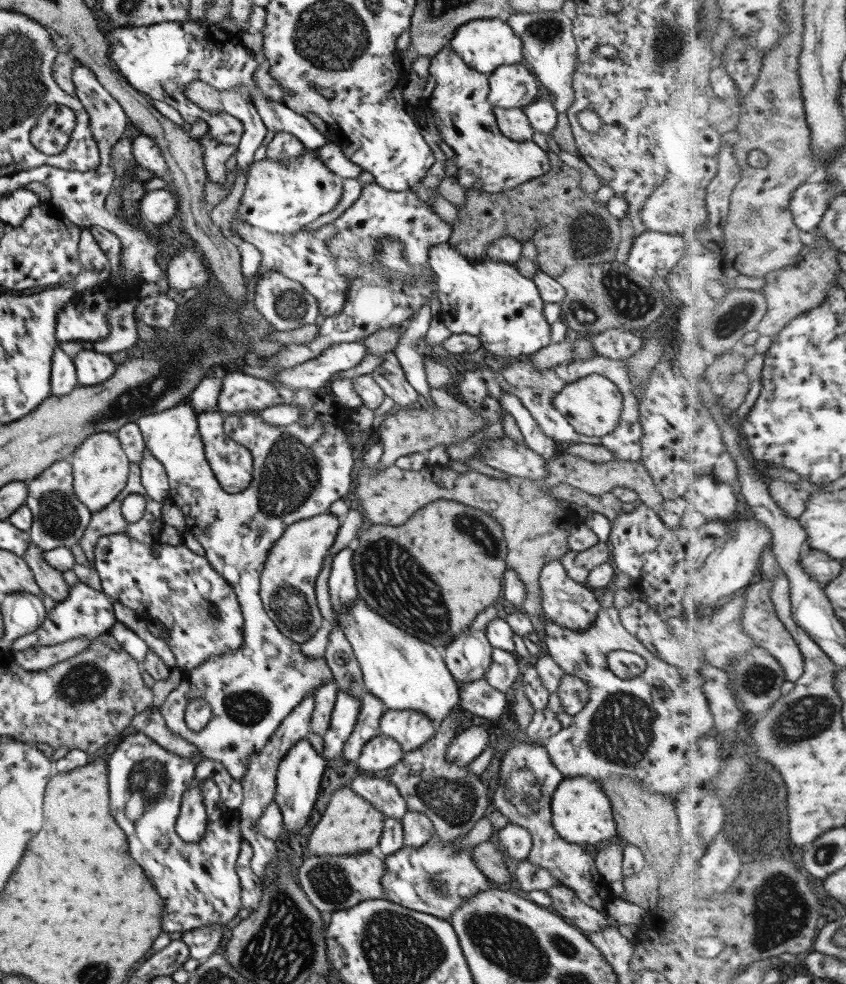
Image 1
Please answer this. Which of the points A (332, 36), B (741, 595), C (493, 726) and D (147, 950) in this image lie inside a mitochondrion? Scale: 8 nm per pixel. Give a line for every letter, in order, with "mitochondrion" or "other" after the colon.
A: mitochondrion
B: other
C: other
D: other

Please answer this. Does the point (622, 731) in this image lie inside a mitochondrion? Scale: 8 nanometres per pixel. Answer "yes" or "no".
yes

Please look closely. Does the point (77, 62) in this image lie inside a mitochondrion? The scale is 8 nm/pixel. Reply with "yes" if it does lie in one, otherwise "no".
no

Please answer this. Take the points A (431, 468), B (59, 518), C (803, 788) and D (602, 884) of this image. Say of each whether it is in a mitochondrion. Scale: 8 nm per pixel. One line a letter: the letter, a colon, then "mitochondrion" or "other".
A: other
B: mitochondrion
C: other
D: other

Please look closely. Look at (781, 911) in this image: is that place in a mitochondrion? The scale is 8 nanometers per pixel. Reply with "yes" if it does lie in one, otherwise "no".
yes

